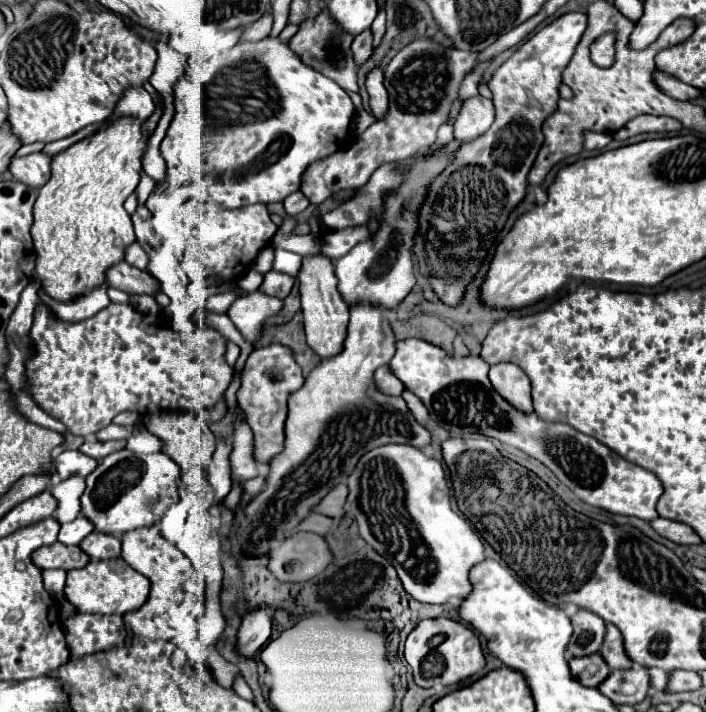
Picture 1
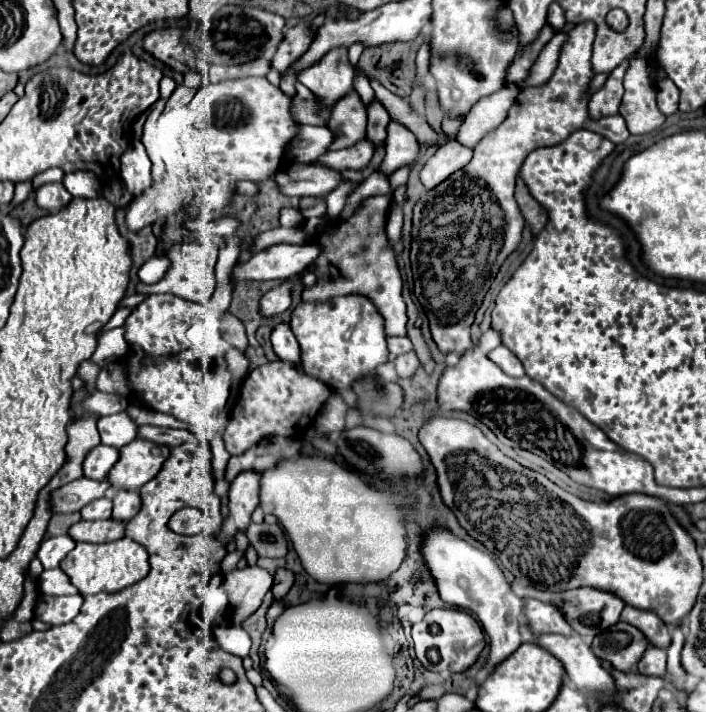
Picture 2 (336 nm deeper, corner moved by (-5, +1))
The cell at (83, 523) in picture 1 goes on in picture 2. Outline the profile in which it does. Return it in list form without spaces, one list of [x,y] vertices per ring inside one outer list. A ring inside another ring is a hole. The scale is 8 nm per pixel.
[[[102,497],[102,499],[96,499],[92,503],[88,503],[82,511],[82,519],[86,521],[94,521],[94,519],[108,519],[112,515],[112,501]]]

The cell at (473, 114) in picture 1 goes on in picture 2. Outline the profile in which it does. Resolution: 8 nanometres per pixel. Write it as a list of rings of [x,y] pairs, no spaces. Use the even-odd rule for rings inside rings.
[[[446,141],[444,147],[440,147],[422,167],[420,181],[426,187],[426,191],[434,189],[434,185],[440,185],[446,181],[456,169],[464,169],[468,161],[472,159],[472,149],[462,147],[458,141]]]

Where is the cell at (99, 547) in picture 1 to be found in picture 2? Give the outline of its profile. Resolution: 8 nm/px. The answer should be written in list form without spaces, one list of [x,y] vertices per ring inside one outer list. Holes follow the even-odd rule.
[[[116,489],[114,495],[114,511],[112,517],[118,521],[130,521],[142,507],[142,497],[138,491]]]

